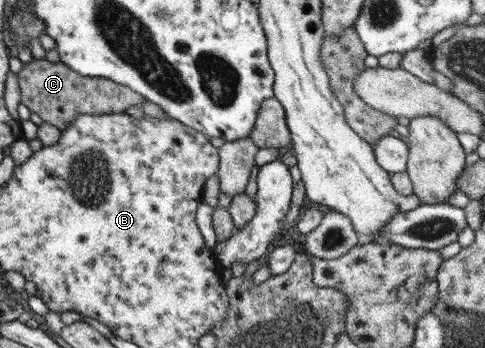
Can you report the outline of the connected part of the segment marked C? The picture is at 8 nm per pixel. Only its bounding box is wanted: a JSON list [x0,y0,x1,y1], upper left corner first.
[18,58,145,131]

